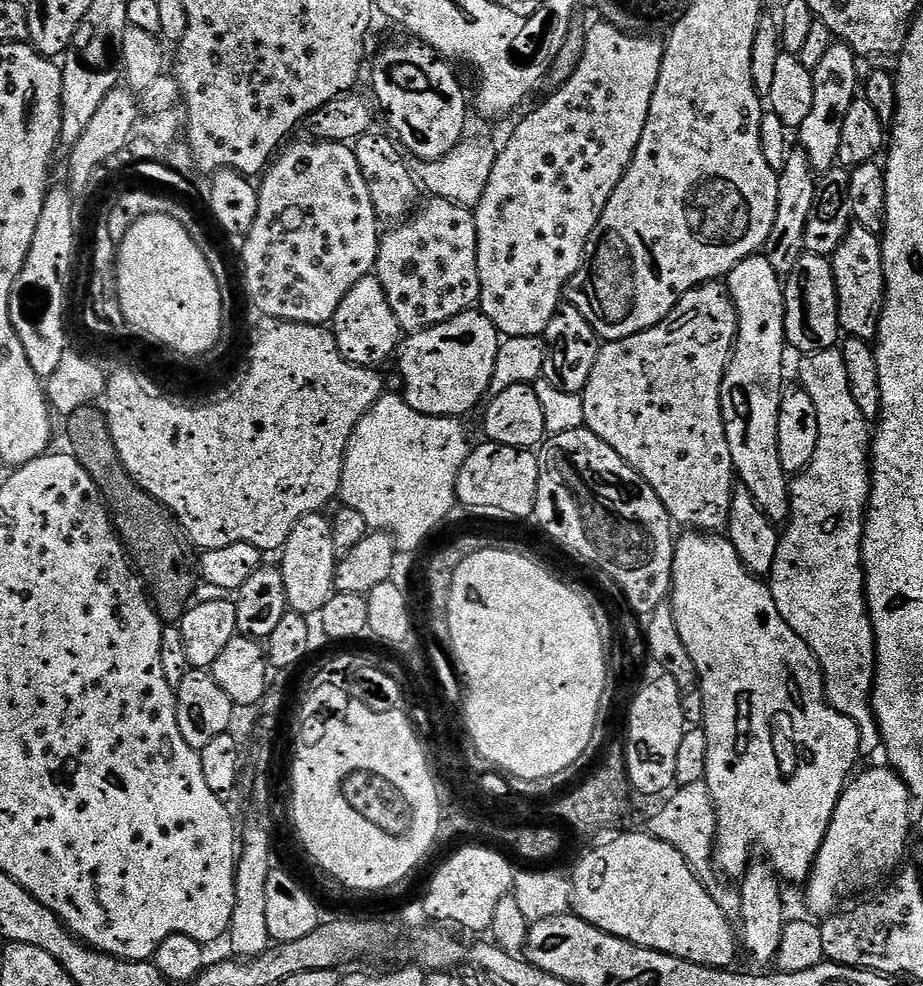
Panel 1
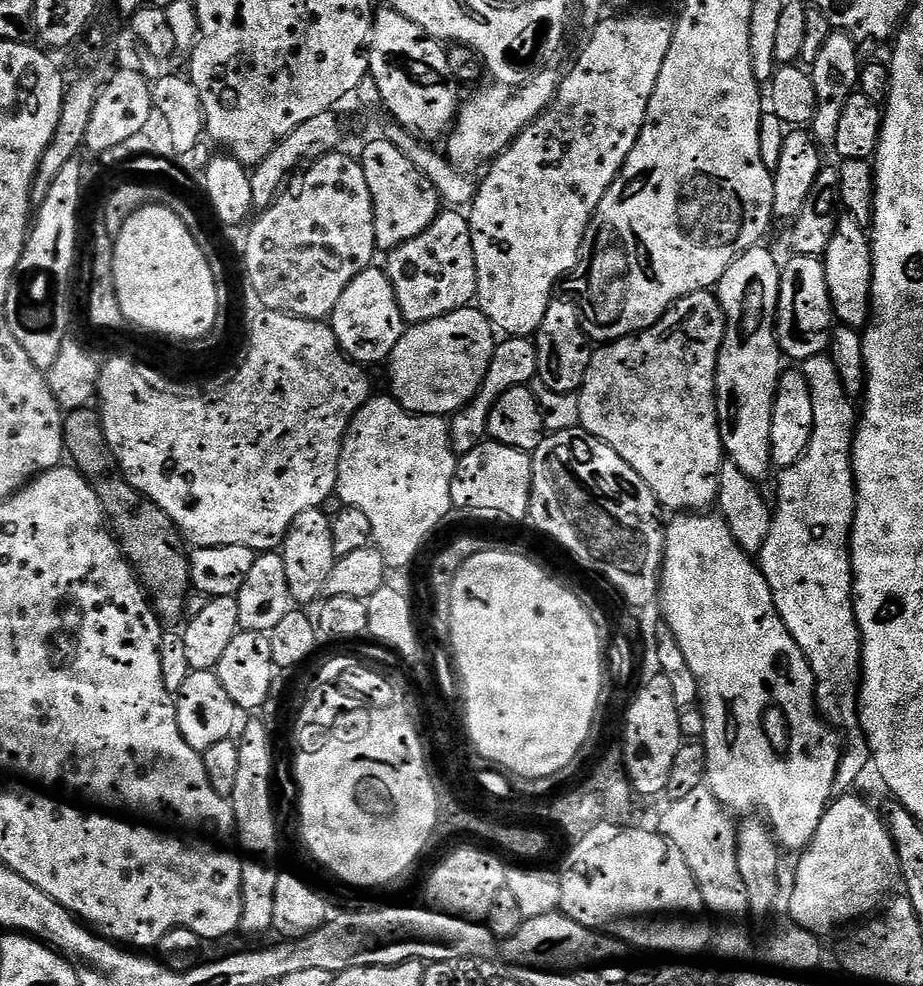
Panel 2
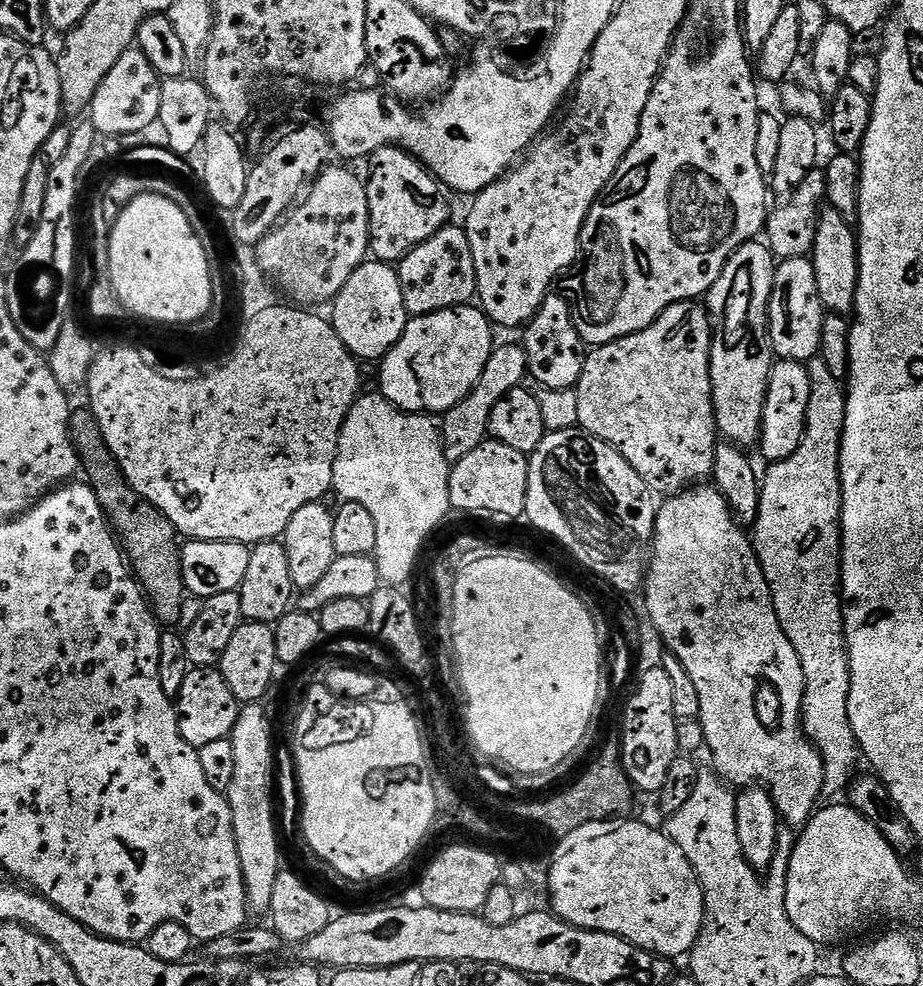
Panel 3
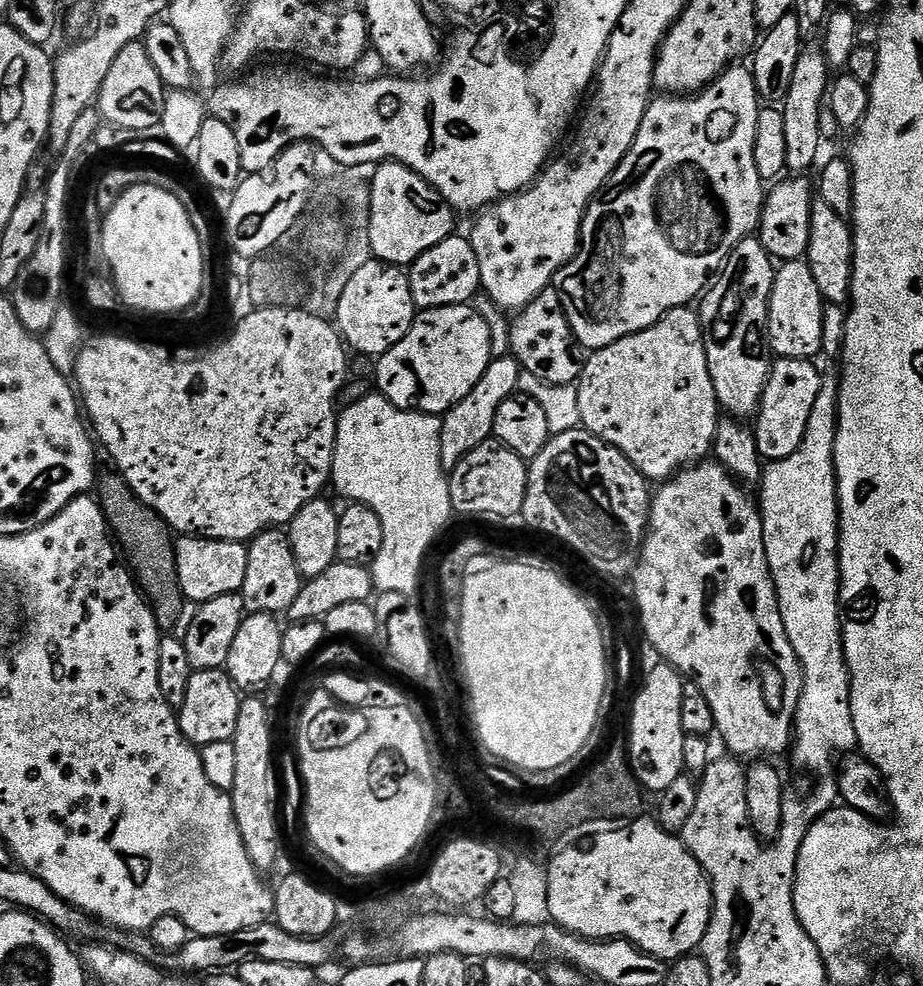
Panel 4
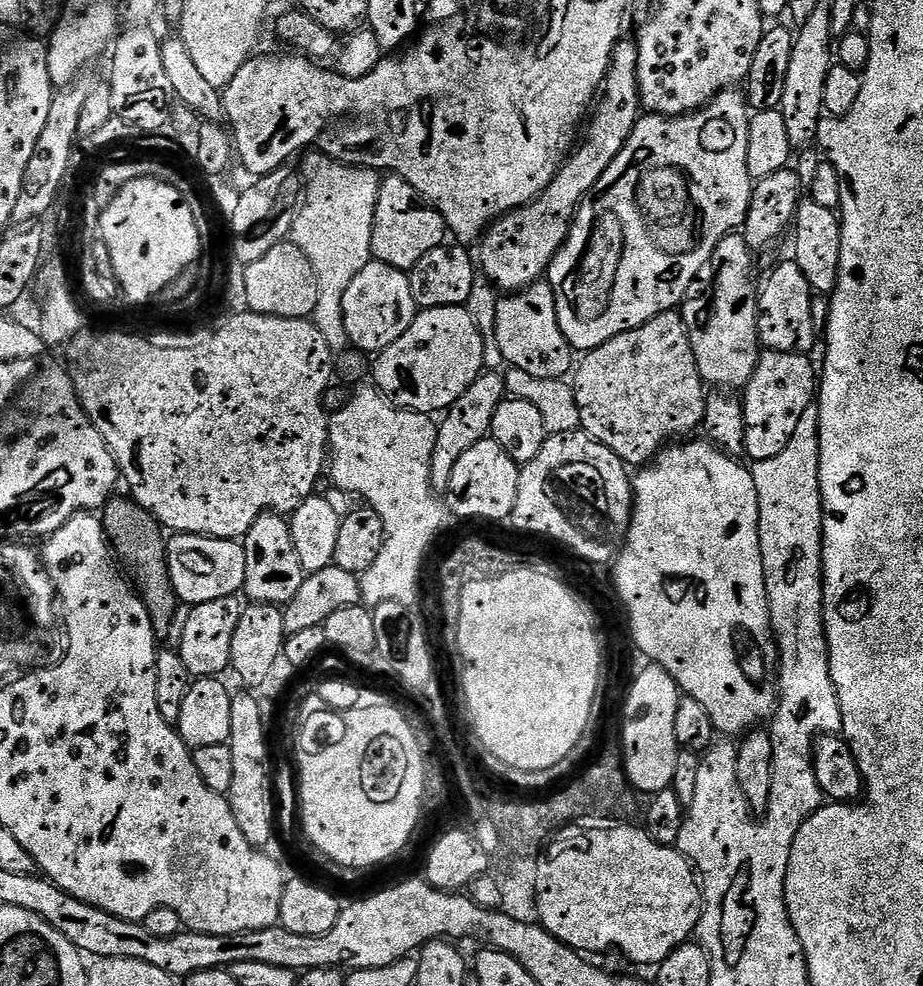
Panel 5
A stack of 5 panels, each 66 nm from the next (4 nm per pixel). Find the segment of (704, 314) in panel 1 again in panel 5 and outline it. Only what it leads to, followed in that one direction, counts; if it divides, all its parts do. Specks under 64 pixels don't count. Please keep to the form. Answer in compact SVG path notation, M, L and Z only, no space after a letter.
M679 311L658 314L642 326L610 338L610 342L598 346L593 352L583 353L581 360L584 361L581 364L579 361L574 372L580 428L598 442L602 442L602 446L614 450L614 454L618 454L618 458L625 465L651 464L652 457L661 448L669 442L691 437L695 433L692 431L703 425L706 385L696 365L684 317Z

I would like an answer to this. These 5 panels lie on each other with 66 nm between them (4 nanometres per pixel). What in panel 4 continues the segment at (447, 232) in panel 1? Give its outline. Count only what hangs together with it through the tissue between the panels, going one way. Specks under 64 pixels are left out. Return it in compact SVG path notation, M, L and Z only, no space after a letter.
M453 234L446 238L446 242L438 242L434 250L426 250L426 254L422 254L422 258L415 260L407 269L410 294L417 309L466 304L475 301L476 292L478 296L481 291L478 254L474 254L471 239L460 235Z

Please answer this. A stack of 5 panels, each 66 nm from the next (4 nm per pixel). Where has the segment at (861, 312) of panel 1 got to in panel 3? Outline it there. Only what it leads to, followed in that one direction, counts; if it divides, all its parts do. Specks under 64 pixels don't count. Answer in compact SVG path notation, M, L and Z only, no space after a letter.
M825 206L820 210L810 259L814 266L814 278L818 278L818 294L825 309L829 313L837 312L840 316L846 315L847 312L849 315L856 306L860 246L857 229L848 224L846 218L842 218L840 211L834 207Z

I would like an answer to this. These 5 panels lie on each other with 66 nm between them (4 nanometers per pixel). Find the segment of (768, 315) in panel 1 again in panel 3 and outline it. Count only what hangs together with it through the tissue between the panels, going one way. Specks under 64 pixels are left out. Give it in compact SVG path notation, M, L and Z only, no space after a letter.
M746 243L729 258L718 282L706 293L706 307L712 317L710 382L716 430L727 443L745 450L760 439L768 379L774 363L772 341L768 338L768 307L776 265L767 243Z

